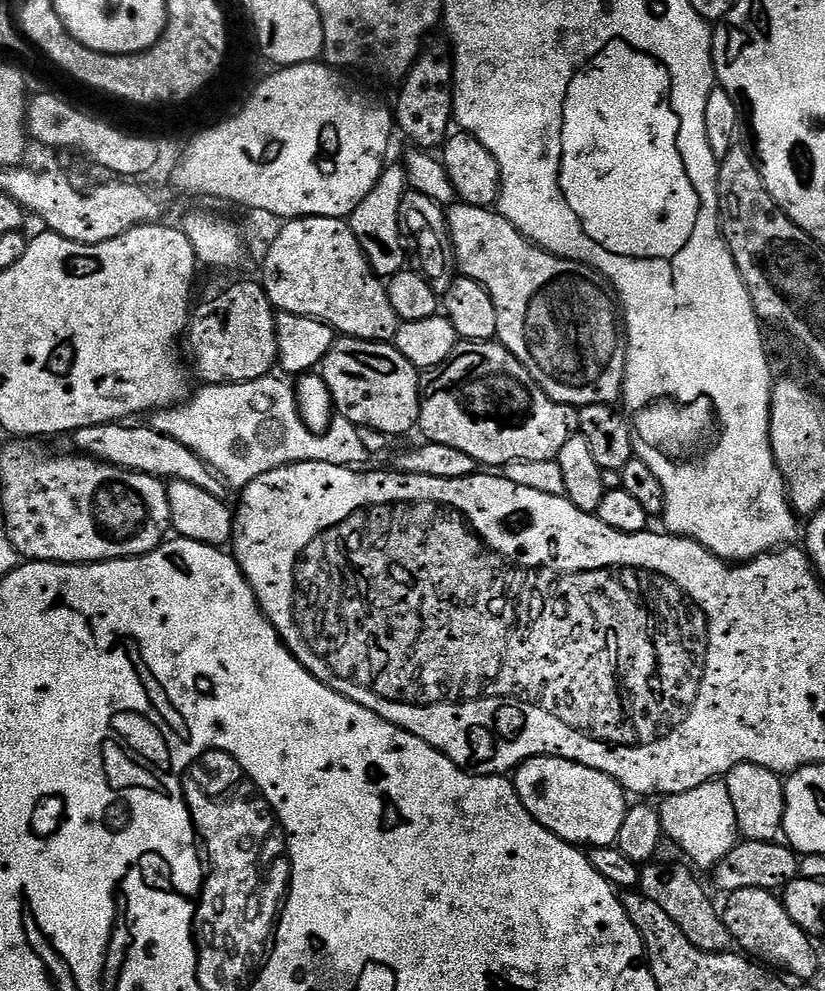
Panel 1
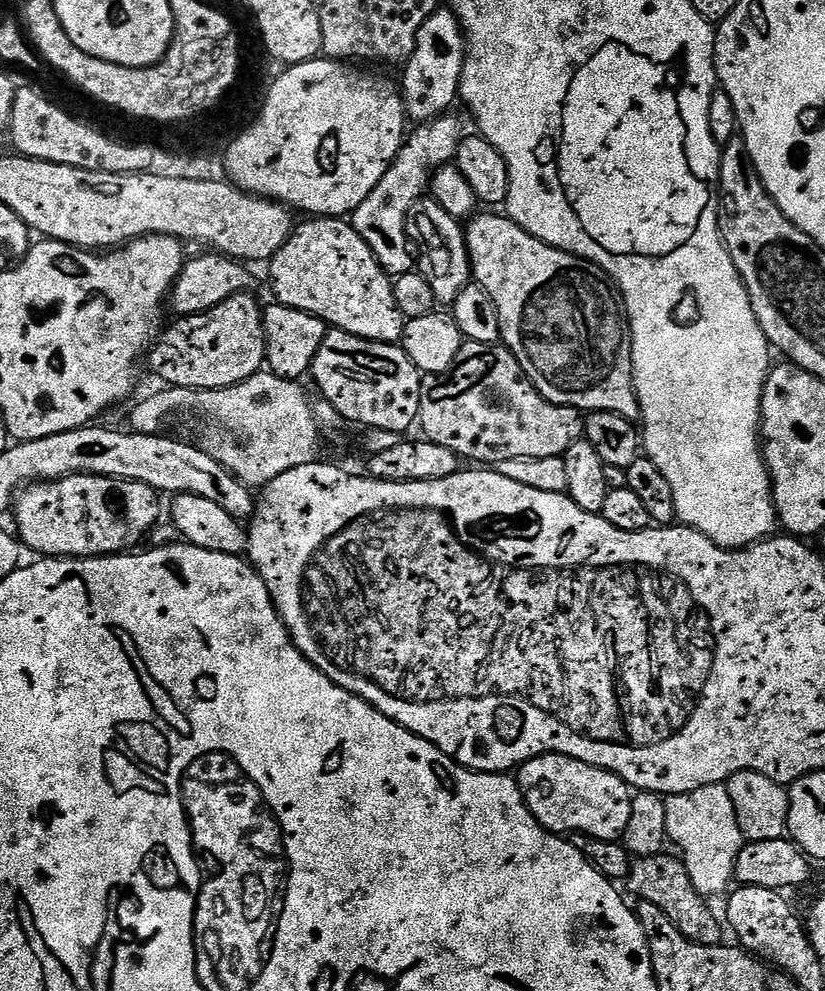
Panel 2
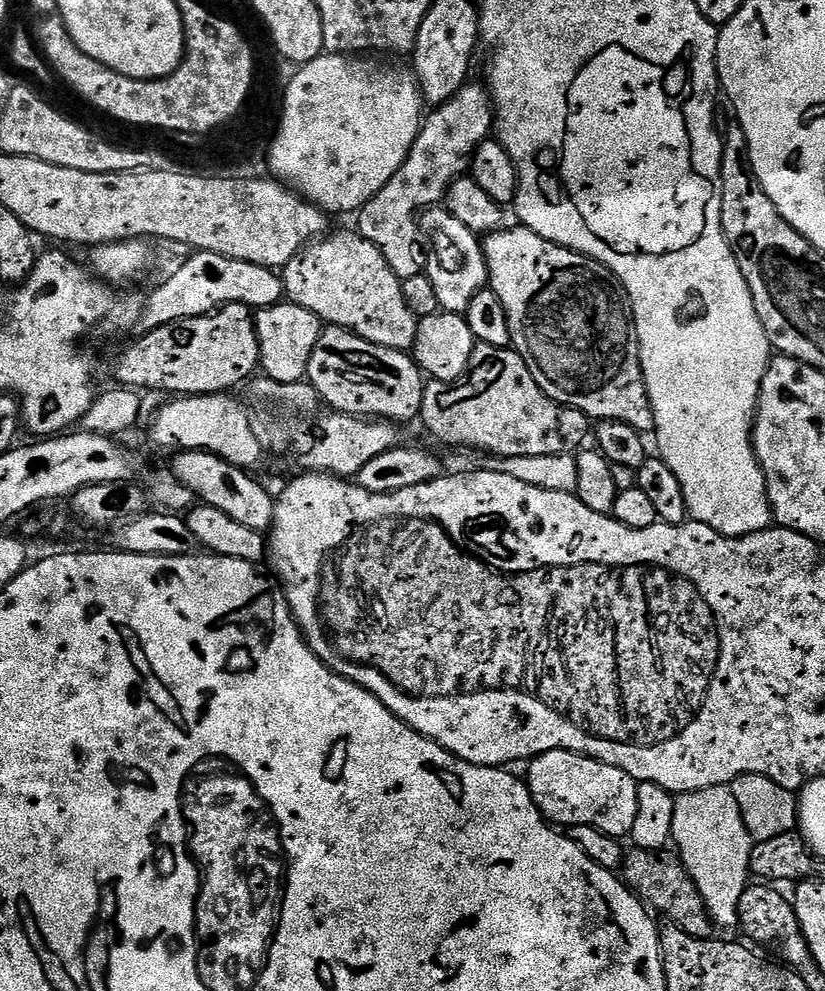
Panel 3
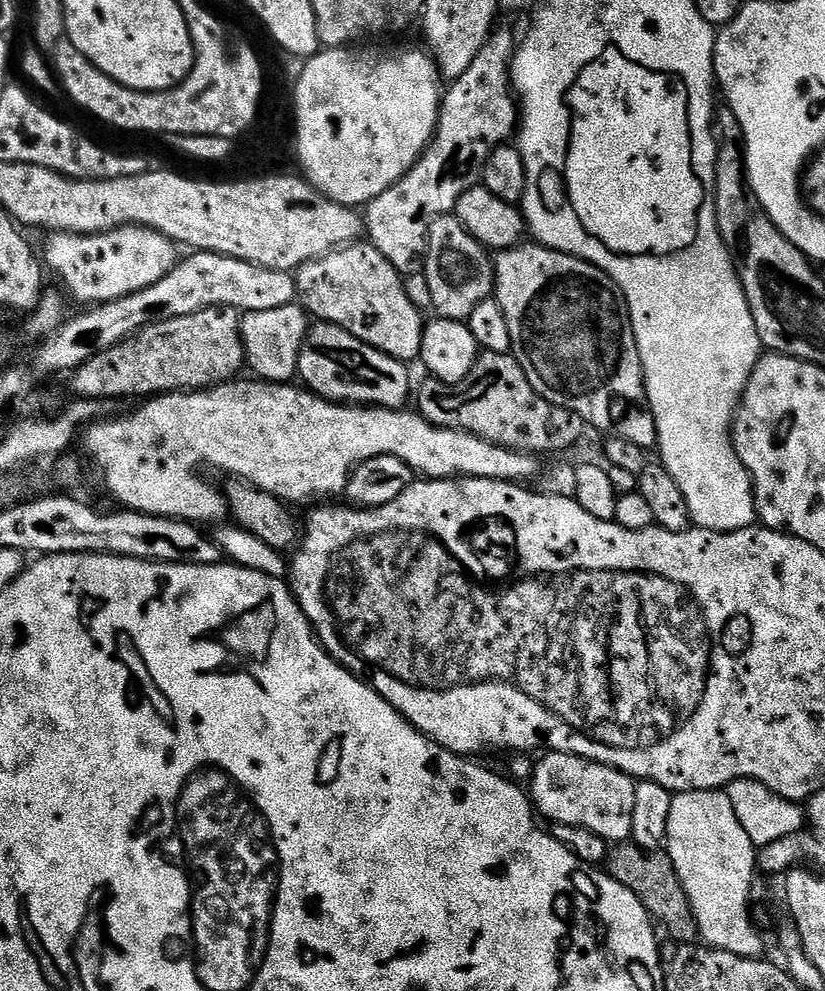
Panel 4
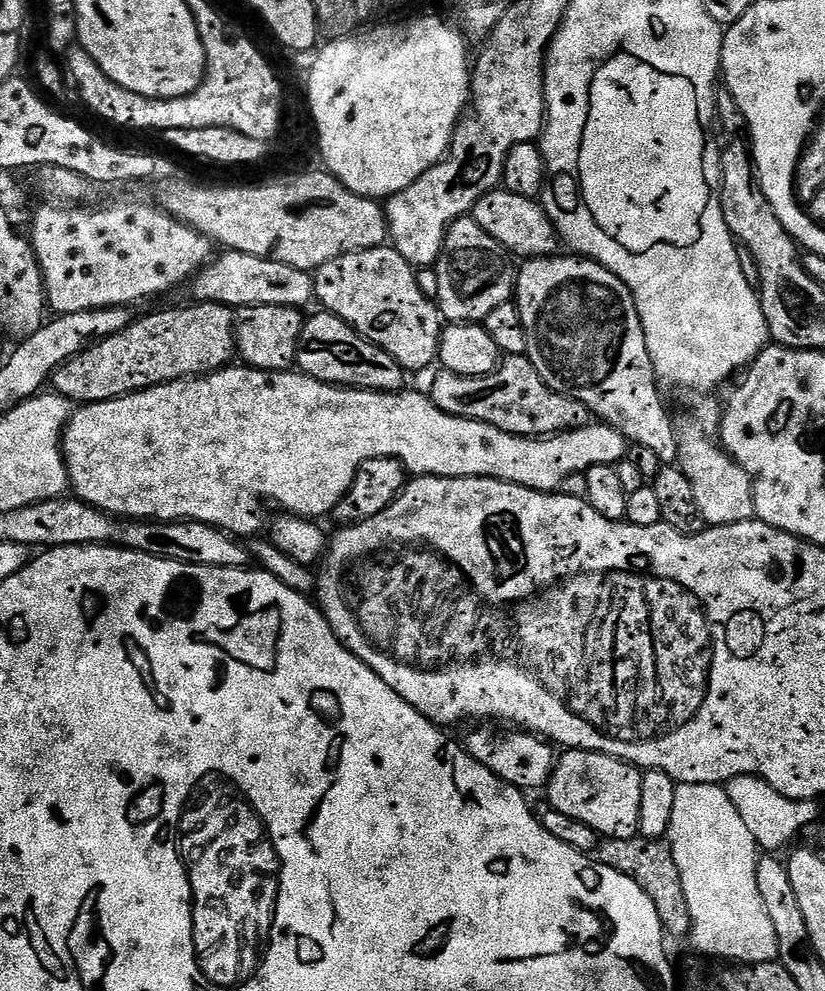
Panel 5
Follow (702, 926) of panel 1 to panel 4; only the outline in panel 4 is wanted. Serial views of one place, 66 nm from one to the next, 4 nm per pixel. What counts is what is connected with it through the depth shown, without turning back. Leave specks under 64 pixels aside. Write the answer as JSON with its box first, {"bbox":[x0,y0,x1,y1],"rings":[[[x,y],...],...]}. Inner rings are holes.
{"bbox":[606,842,700,942],"rings":[[[620,842],[609,851],[606,868],[611,875],[627,885],[647,905],[653,917],[676,939],[676,942],[692,942],[699,937],[700,931],[692,913],[692,903],[684,889],[683,882],[674,870],[674,862],[667,851],[648,852],[631,842]]]}

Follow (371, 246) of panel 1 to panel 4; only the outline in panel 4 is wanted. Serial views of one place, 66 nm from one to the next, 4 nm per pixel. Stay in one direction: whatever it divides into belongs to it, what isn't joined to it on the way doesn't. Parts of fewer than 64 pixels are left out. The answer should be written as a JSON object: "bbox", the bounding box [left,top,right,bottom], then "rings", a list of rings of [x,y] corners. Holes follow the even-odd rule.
{"bbox":[363,31,518,278],"rings":[[[493,31],[482,50],[478,50],[478,58],[470,62],[470,70],[457,80],[451,81],[452,88],[443,95],[440,109],[440,121],[436,123],[436,133],[428,148],[420,156],[420,160],[405,176],[390,190],[378,194],[366,206],[363,218],[366,223],[367,239],[380,251],[382,258],[393,264],[401,276],[407,278],[425,267],[428,255],[428,235],[432,223],[439,216],[455,213],[456,203],[464,192],[477,187],[484,179],[486,162],[490,162],[490,154],[498,147],[507,145],[513,139],[518,128],[518,100],[514,95],[514,76],[510,69],[513,67],[514,53],[518,47],[517,41],[512,41],[508,32]]]}

